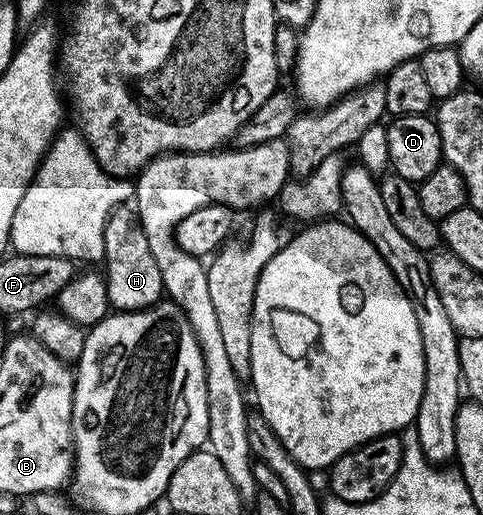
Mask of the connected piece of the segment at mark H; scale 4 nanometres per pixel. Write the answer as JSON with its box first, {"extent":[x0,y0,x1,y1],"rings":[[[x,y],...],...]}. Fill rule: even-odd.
{"extent":[101,204,164,313],"rings":[[[130,204],[112,209],[105,223],[105,251],[101,269],[107,279],[107,294],[112,310],[132,313],[138,309],[150,309],[164,300],[163,280],[157,268],[157,259],[153,259],[153,250],[149,248],[149,239],[145,239],[139,214]]]}

